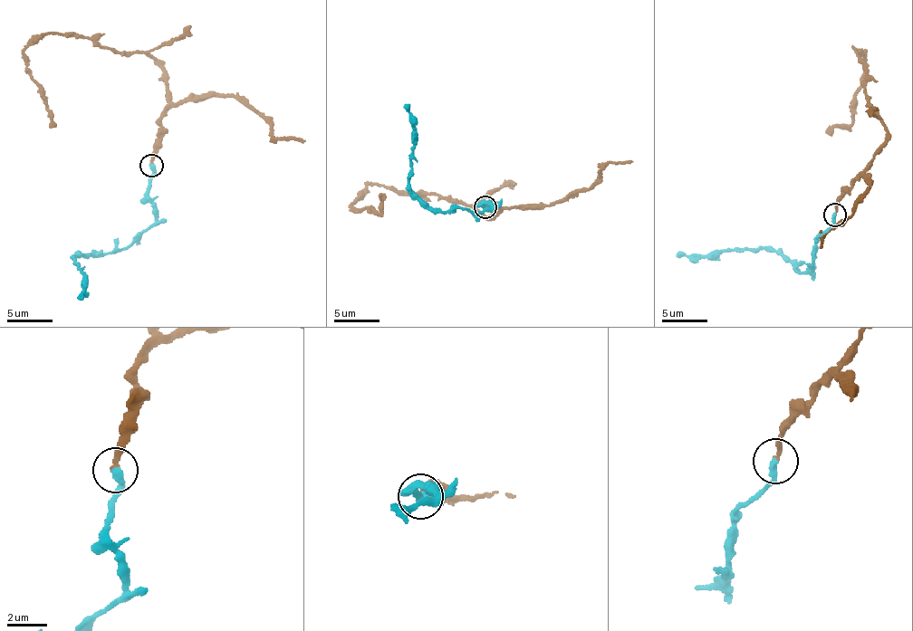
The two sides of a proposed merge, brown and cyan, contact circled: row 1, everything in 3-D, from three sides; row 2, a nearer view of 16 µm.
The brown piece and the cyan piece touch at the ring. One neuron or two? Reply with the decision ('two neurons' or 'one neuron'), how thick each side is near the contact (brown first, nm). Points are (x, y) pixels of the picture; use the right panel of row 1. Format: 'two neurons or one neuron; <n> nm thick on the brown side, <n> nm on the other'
one neuron; 240 nm thick on the brown side, 360 nm on the other

